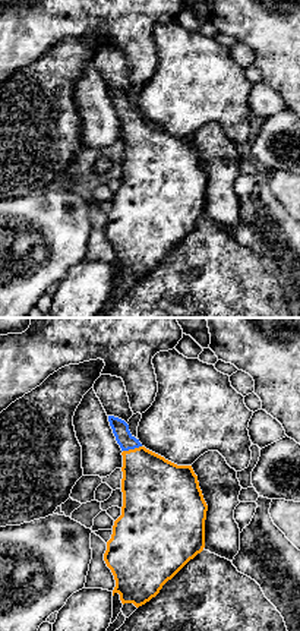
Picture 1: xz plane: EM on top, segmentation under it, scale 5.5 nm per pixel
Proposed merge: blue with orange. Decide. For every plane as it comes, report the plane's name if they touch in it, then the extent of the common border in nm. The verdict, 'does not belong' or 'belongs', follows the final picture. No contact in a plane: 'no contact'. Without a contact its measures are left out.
meets blue in xz; contact 110 nm long

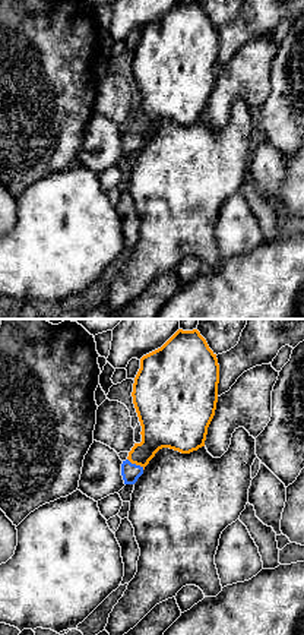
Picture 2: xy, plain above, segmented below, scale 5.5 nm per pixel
meets blue in xy; contact 110 nm long

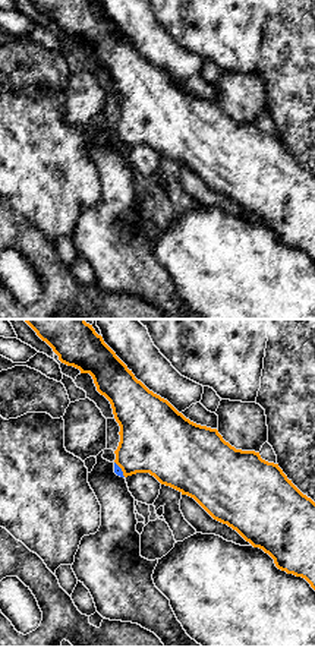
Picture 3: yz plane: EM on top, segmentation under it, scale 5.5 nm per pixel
meets blue in yz; contact 110 nm long

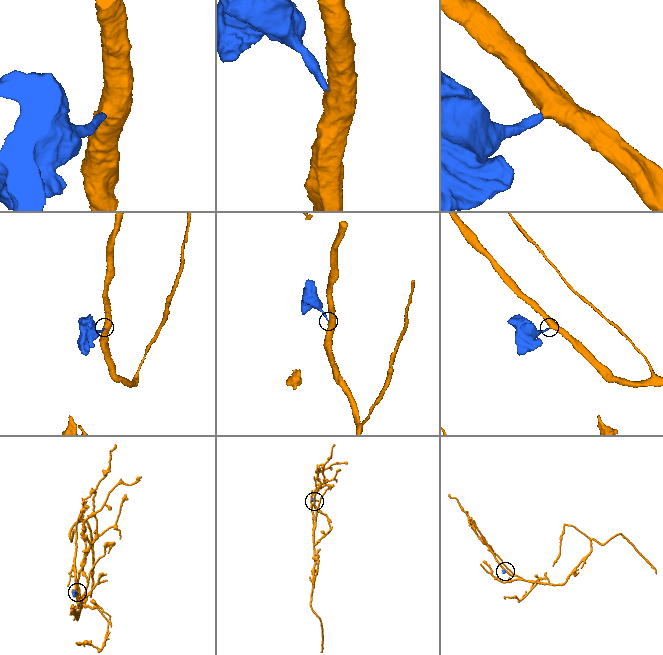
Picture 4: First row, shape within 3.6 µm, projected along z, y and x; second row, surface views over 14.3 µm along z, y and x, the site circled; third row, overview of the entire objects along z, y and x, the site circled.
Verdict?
belongs

